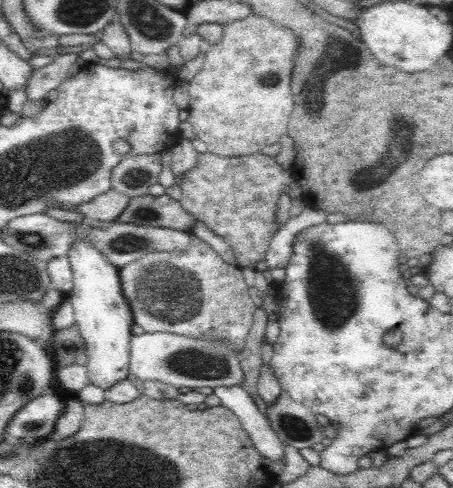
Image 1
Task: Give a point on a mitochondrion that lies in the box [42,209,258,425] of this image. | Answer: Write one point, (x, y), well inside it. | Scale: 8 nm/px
(167, 291)

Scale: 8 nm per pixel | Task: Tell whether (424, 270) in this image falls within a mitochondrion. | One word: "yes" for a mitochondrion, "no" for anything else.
no

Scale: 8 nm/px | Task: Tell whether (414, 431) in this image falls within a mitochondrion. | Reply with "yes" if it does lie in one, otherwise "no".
no

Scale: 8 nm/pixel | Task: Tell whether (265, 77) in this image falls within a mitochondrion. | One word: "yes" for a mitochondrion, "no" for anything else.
yes

